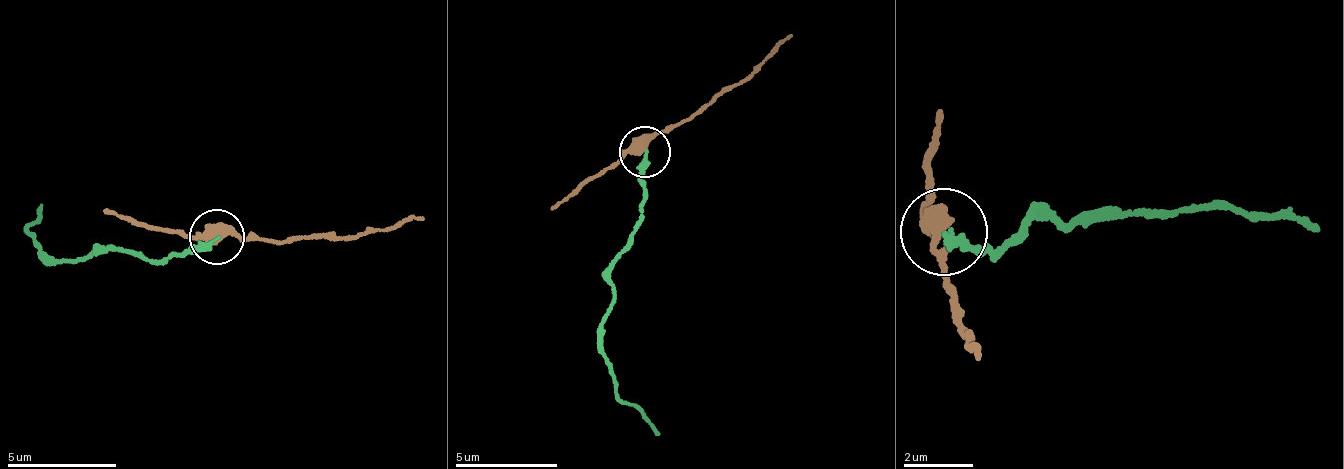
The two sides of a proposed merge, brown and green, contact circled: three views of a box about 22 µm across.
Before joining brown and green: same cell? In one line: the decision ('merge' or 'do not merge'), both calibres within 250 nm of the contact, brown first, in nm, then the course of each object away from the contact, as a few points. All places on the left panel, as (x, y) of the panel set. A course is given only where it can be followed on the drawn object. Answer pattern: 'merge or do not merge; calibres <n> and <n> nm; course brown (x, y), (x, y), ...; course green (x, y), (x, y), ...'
do not merge; calibres 480 and 240 nm; course brown (215, 235), (245, 243), (366, 234), (424, 215); course green (215, 235), (156, 260), (97, 245), (53, 262), (25, 228), (39, 206), (42, 209)

